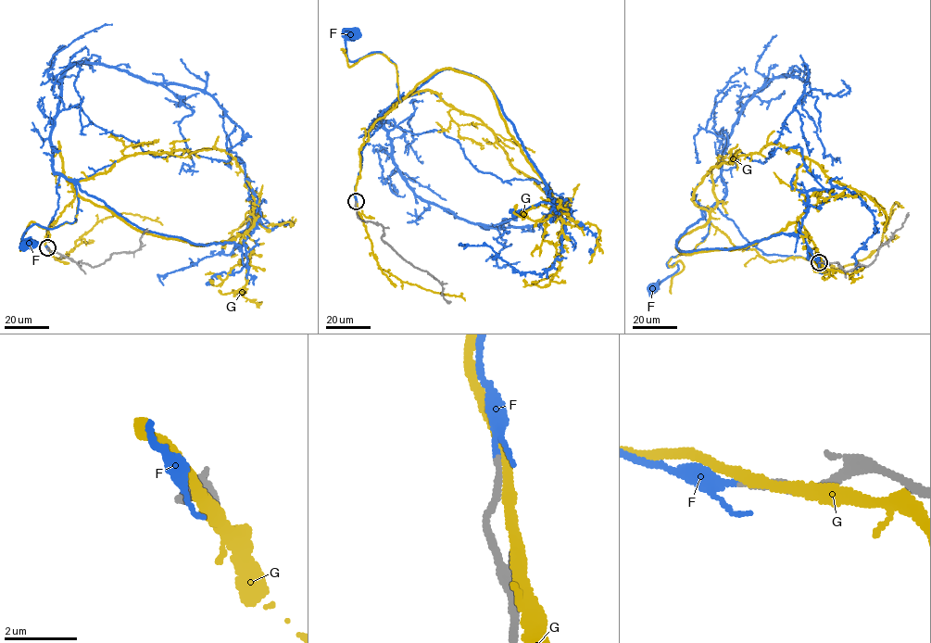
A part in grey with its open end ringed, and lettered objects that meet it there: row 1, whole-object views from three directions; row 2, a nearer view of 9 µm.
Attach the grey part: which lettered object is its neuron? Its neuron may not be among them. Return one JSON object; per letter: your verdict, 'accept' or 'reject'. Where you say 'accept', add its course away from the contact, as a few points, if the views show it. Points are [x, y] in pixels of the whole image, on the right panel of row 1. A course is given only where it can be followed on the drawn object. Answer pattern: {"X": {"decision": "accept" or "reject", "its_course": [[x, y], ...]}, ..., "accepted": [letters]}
{"F": {"decision": "accept", "its_course": [[819, 262], [764, 254], [714, 204], [705, 210], [705, 238], [672, 257], [668, 267], [678, 269], [652, 287]]}, "G": {"decision": "reject"}, "accepted": ["F"]}

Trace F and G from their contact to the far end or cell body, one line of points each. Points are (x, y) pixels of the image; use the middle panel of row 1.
F: (356, 202), (361, 149), (400, 98), (396, 66), (380, 52), (347, 56), (345, 41), (355, 32)
G: (356, 202), (368, 131), (431, 90), (478, 118), (553, 201), (558, 271), (524, 279)

